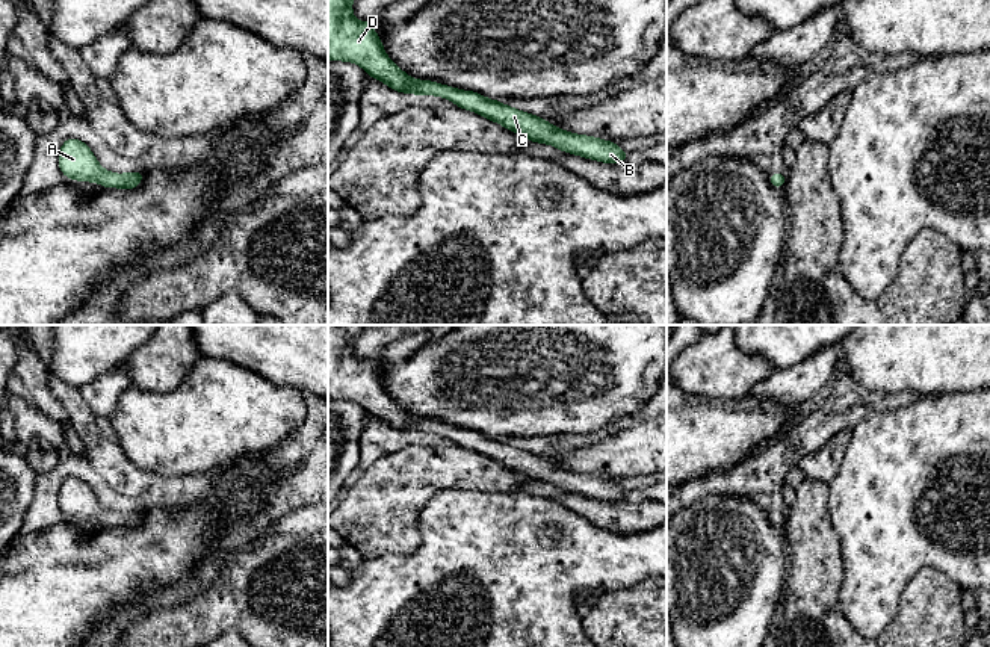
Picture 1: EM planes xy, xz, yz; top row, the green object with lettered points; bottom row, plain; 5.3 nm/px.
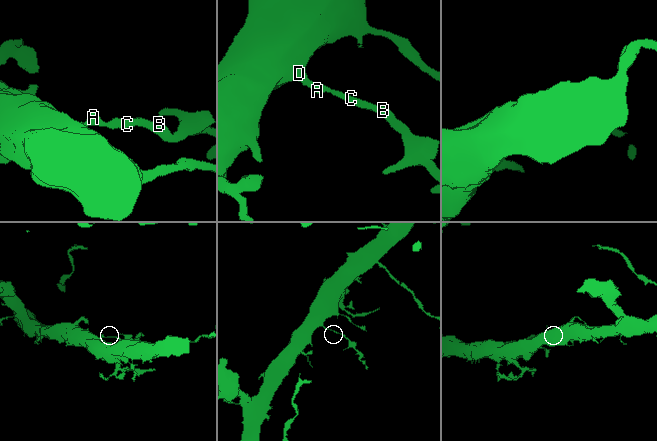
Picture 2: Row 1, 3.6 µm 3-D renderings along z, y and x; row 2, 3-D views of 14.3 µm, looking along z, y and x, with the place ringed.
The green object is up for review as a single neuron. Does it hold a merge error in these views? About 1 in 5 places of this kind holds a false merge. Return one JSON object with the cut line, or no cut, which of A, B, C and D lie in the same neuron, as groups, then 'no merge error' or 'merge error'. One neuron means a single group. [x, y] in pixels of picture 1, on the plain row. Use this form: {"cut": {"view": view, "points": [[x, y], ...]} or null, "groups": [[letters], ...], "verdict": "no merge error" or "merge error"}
{"cut": null, "groups": [["A", "B", "C", "D"]], "verdict": "no merge error"}

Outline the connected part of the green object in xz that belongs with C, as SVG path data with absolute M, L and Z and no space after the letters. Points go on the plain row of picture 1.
M328 325L328 399L354 401L366 408L370 417L378 417L404 432L452 438L455 444L502 463L505 467L526 475L531 481L549 482L564 491L603 502L629 499L629 493L615 481L561 469L540 455L505 444L497 438L488 438L473 429L461 429L407 414L385 393L381 376L373 370L373 363L357 360L352 354L352 337L364 327Z

